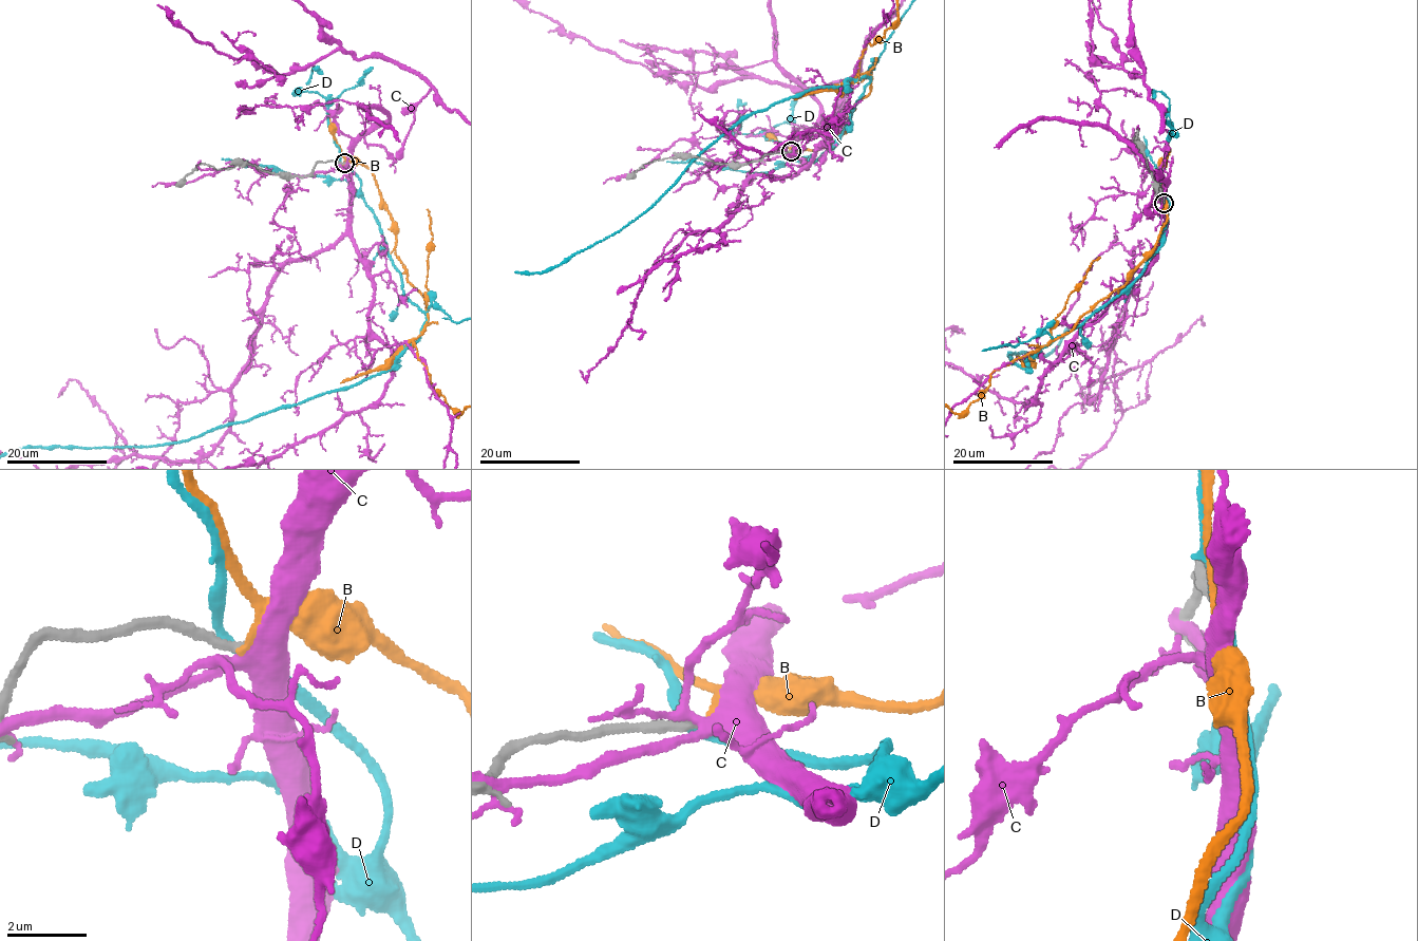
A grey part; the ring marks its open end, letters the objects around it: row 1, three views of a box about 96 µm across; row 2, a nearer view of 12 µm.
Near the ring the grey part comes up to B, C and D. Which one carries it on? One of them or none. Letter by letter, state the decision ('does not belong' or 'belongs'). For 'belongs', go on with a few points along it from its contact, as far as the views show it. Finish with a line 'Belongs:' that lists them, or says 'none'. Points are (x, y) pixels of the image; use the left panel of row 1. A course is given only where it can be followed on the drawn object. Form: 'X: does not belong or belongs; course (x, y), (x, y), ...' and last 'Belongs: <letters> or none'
B: does not belong
C: does not belong
D: does not belong
Belongs: none

